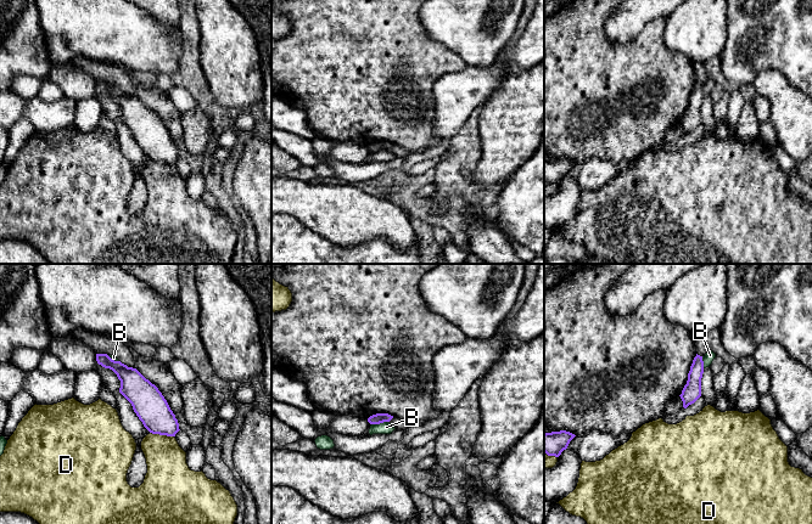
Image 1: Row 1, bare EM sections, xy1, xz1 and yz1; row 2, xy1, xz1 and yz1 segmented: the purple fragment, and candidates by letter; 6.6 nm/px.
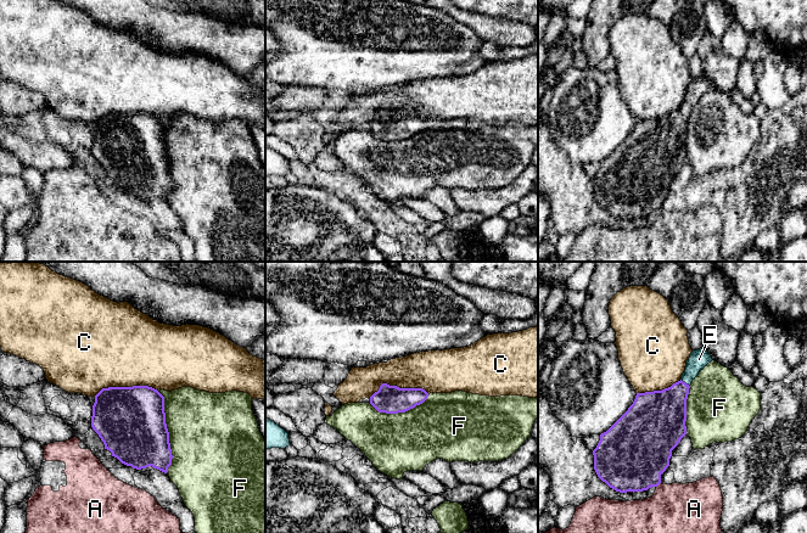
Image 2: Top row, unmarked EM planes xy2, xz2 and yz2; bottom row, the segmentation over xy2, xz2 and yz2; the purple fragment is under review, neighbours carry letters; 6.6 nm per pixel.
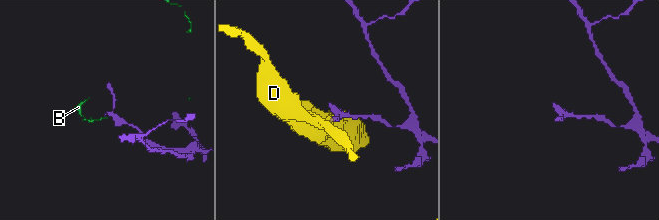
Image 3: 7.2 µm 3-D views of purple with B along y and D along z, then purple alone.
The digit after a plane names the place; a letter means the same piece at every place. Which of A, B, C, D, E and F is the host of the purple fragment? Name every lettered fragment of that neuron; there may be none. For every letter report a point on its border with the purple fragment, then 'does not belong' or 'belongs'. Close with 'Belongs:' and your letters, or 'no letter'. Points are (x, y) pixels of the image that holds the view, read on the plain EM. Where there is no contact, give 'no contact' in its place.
A: meets purple in yz2 at (659, 211); does not belong
B: meets purple in xz1 at (380, 150); does not belong
C: meets purple in xy2 at (125, 114); does not belong
D: meets purple in xy1 at (162, 162); does not belong
E: meets purple in yz2 at (684, 110); belongs
F: meets purple in xy2 at (168, 160); does not belong
Belongs: E

